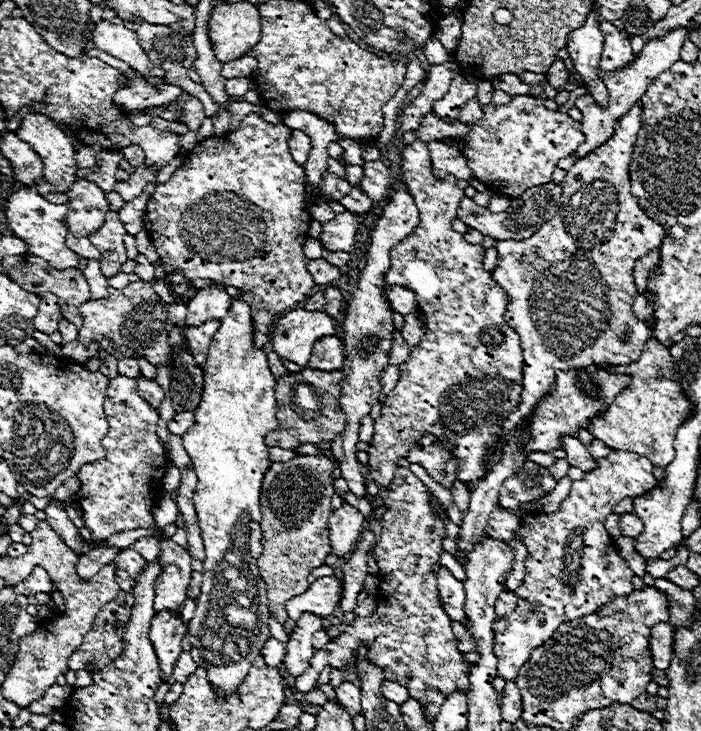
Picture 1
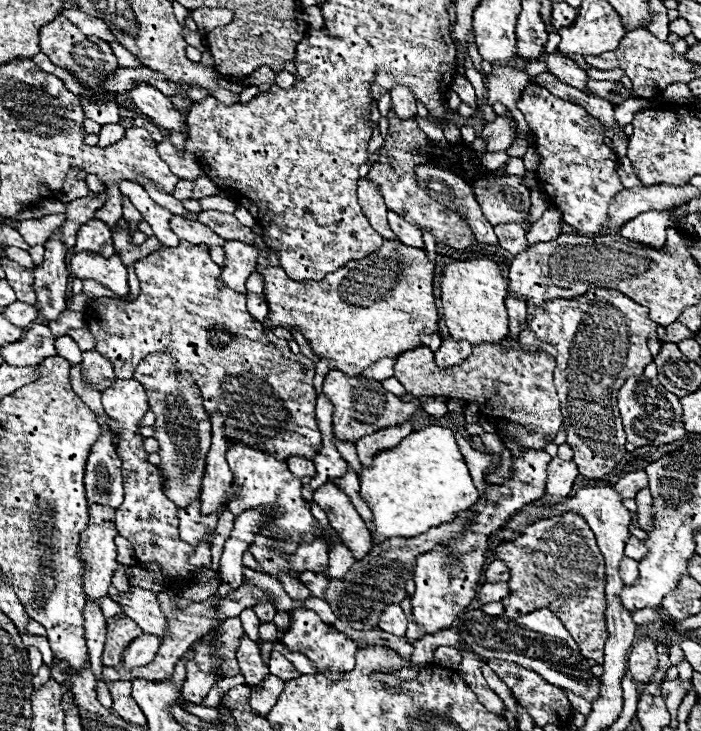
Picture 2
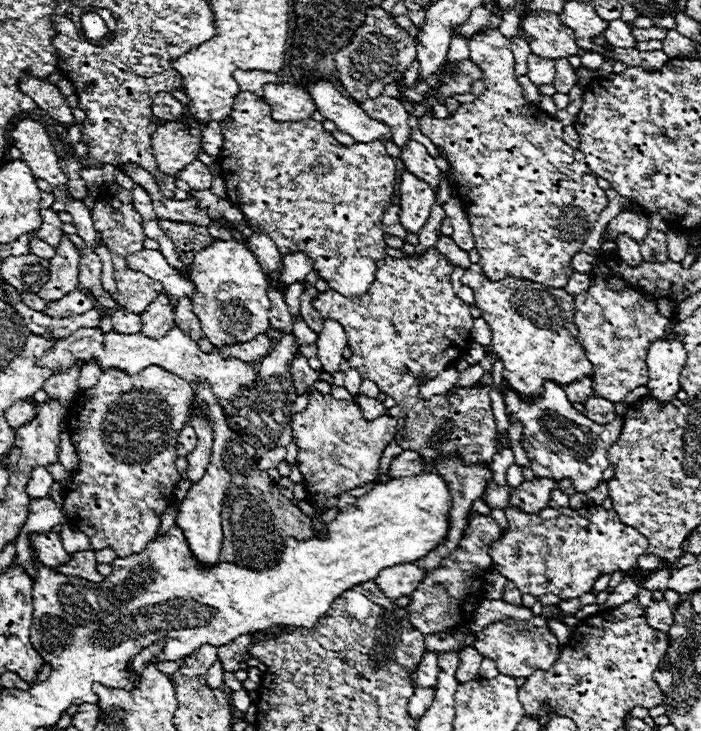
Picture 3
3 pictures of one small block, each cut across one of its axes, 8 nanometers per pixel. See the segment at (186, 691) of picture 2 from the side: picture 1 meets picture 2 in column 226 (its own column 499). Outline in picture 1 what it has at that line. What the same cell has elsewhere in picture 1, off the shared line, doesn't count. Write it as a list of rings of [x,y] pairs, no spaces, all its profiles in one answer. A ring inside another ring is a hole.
[[[614,452],[600,460],[596,472],[572,482],[572,490],[556,514],[532,514],[522,520],[516,538],[528,546],[526,576],[516,590],[516,610],[494,620],[492,628],[500,678],[506,682],[514,680],[520,664],[524,664],[530,658],[530,652],[544,644],[562,622],[592,614],[614,598],[632,592],[630,580],[634,572],[616,552],[616,544],[608,536],[604,520],[620,500],[642,496],[656,484],[648,458]]]

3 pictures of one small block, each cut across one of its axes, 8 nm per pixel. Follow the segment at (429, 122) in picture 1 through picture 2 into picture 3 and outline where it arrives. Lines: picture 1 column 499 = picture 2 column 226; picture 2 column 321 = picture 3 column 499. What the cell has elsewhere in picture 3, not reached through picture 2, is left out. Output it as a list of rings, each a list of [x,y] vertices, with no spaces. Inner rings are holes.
[[[498,29],[484,30],[480,34],[476,34],[472,38],[472,44],[470,44],[470,58],[476,60],[476,64],[480,64],[480,68],[484,70],[484,82],[486,82],[486,92],[480,94],[474,102],[470,104],[460,104],[460,108],[454,112],[454,116],[450,118],[434,118],[432,116],[432,106],[426,108],[426,114],[422,118],[418,118],[418,126],[422,130],[422,134],[426,134],[438,148],[440,148],[440,156],[448,160],[448,164],[452,166],[454,170],[454,186],[456,186],[456,192],[462,200],[462,206],[464,206],[464,212],[472,224],[472,234],[474,234],[474,240],[476,240],[476,250],[480,252],[480,266],[484,268],[484,274],[492,280],[500,280],[500,278],[524,278],[524,280],[532,280],[532,282],[540,282],[540,284],[548,284],[550,288],[564,288],[568,278],[572,276],[574,268],[570,264],[572,256],[576,252],[582,250],[582,244],[586,242],[590,230],[594,228],[600,212],[608,206],[608,198],[604,194],[604,190],[598,186],[596,182],[596,176],[594,174],[586,174],[582,170],[582,164],[578,164],[574,160],[574,150],[562,140],[562,124],[548,116],[546,112],[540,110],[540,106],[536,104],[528,104],[524,94],[522,94],[522,88],[514,76],[514,54],[510,50],[510,40],[504,38]]]

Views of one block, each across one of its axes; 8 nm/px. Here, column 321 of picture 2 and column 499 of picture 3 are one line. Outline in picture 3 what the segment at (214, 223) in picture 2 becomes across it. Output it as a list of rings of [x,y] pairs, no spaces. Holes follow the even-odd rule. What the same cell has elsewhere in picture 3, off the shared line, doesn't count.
[[[470,266],[462,282],[474,290],[476,306],[482,310],[482,318],[492,328],[492,352],[504,362],[504,380],[506,384],[522,398],[540,400],[544,392],[544,382],[556,384],[572,384],[582,378],[592,378],[594,368],[588,362],[580,342],[578,342],[578,328],[574,324],[574,298],[564,288],[548,288],[538,282],[520,280],[520,278],[504,278],[504,280],[490,280],[484,276],[480,266]]]

